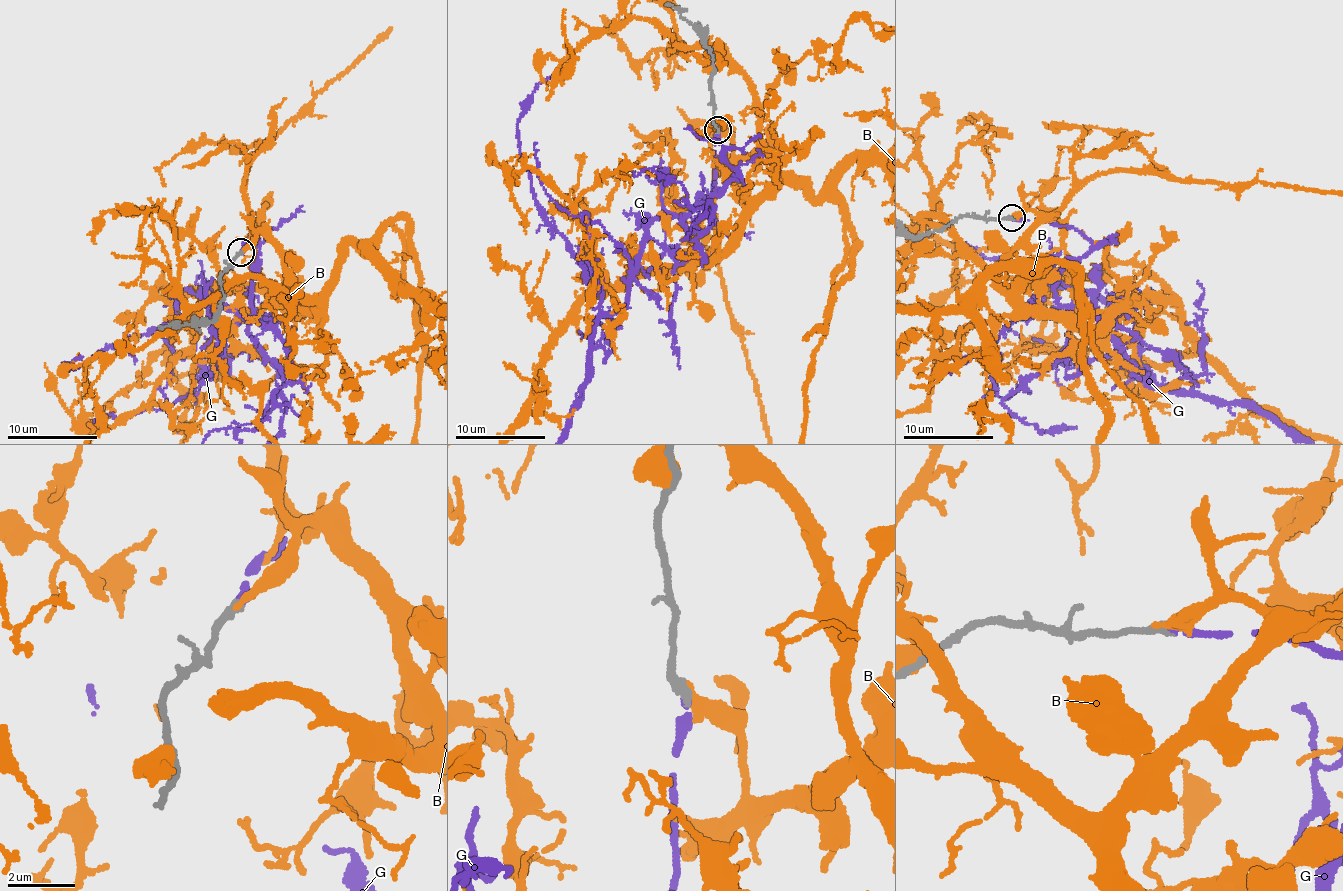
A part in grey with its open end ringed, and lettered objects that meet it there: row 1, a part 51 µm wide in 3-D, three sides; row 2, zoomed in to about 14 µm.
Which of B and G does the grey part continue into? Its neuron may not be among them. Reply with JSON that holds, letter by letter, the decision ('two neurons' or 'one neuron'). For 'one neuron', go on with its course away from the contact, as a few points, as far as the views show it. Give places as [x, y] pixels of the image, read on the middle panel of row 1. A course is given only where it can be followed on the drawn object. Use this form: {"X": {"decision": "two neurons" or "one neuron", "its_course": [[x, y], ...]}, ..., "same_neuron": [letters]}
{"B": {"decision": "two neurons"}, "G": {"decision": "one neuron"}, "same_neuron": ["G"]}

